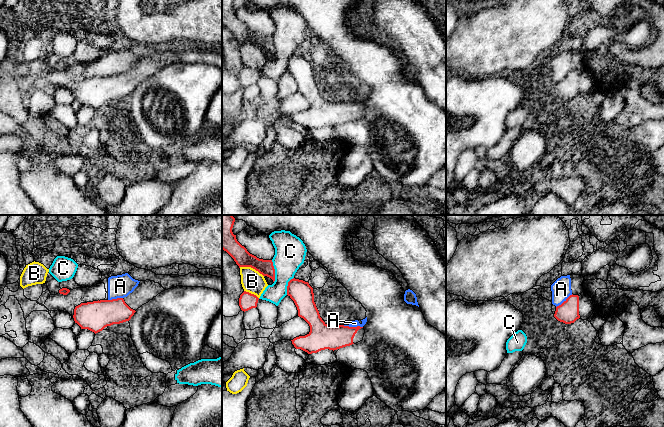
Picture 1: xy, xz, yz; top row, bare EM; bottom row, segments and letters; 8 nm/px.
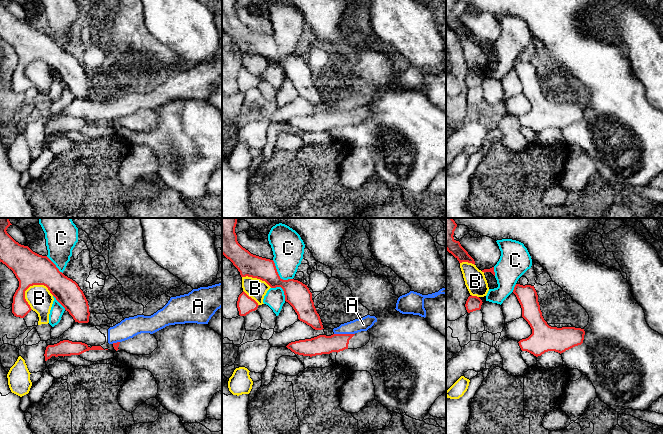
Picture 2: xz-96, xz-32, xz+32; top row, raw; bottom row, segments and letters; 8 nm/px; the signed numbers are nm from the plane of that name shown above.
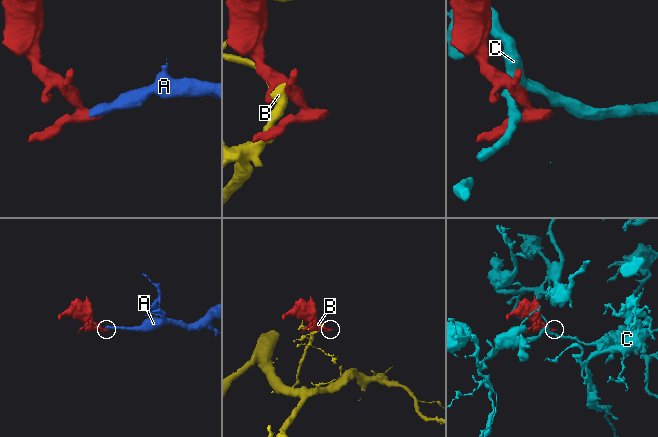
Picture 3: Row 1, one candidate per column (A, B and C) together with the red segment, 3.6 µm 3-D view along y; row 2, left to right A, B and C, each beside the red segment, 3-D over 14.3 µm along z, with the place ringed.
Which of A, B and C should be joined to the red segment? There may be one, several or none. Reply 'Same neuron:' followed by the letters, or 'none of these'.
Same neuron: A

